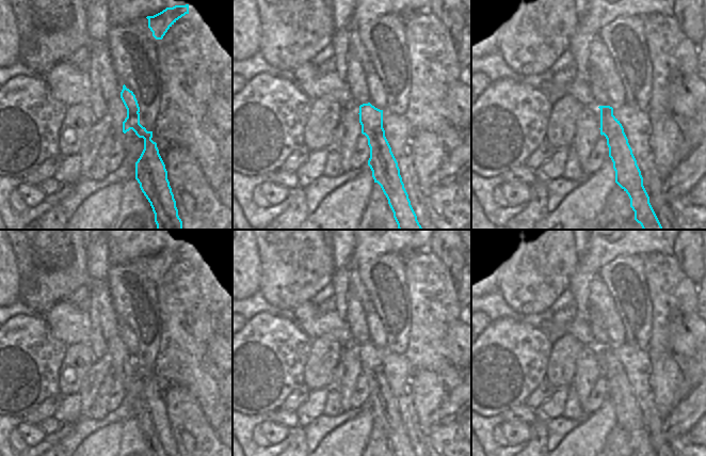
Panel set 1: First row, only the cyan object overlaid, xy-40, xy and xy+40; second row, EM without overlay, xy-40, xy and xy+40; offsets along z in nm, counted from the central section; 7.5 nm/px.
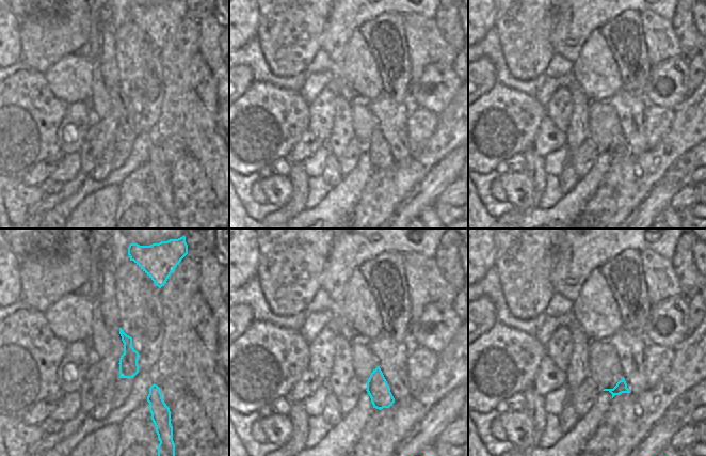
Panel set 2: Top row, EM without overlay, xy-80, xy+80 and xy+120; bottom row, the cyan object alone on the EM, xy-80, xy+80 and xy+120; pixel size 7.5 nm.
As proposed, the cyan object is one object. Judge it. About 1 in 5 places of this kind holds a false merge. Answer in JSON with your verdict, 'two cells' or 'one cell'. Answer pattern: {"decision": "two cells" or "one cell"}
{"decision": "two cells"}

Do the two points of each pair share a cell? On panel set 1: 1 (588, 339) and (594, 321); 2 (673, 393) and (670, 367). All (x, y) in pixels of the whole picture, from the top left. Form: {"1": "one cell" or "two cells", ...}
{"1": "two cells", "2": "one cell"}

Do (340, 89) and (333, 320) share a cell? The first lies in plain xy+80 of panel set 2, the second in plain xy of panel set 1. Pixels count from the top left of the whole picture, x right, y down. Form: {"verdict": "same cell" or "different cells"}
{"verdict": "same cell"}

